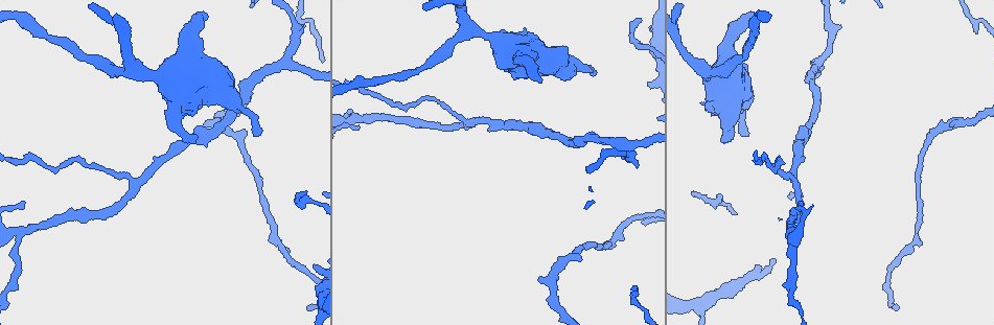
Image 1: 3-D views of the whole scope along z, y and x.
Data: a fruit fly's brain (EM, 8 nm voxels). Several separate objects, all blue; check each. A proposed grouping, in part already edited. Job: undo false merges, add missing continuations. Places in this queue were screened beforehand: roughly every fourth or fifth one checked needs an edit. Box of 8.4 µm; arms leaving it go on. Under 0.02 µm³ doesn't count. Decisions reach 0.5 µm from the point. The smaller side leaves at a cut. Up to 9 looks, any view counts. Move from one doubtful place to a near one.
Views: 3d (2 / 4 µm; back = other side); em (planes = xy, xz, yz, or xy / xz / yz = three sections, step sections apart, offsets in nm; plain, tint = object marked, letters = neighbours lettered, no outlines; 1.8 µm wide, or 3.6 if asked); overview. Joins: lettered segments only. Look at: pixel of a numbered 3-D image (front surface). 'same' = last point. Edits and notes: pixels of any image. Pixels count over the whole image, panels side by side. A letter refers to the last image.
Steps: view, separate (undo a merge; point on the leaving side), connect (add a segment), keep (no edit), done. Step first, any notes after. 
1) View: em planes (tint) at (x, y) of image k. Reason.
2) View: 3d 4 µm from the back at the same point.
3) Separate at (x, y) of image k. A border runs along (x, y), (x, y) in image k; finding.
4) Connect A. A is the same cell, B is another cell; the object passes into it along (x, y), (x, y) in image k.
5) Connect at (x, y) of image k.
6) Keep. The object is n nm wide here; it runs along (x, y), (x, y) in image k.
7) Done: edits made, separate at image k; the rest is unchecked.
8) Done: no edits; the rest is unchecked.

View: em planes (letters) at (648, 82) of image 1.

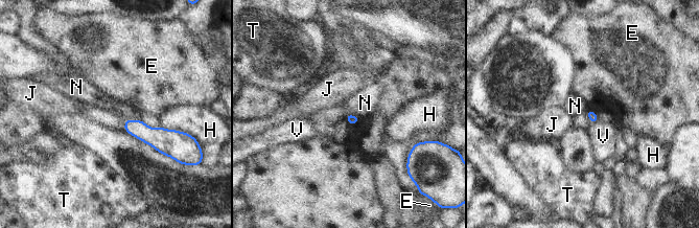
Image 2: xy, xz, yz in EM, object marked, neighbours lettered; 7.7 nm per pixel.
Keep. E, H, J, N, T and V are other cells; a border runs along (140, 118), (124, 120) in image 2; none of them fits.

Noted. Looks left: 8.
View: 3d 4 µm at (748, 136) of image 1. Branch stops here.

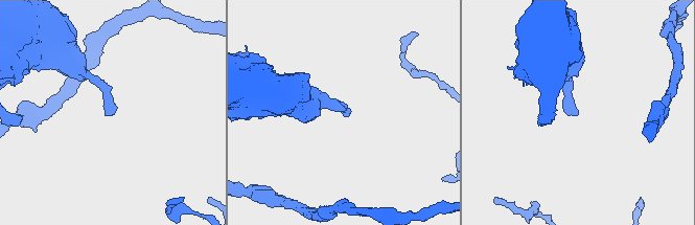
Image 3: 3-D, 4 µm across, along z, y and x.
View: em planes (letters) at (111, 115) of image 3.

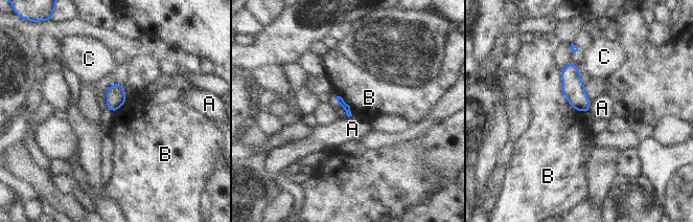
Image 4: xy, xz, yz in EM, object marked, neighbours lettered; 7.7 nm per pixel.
Keep. A, B and C are other cells; a border runs along (560, 70), (561, 92), (584, 112) in image 4; none of them fits.

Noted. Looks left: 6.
View: 3d 2 µm from the back at (524, 126) of image 1. A narrow waist.

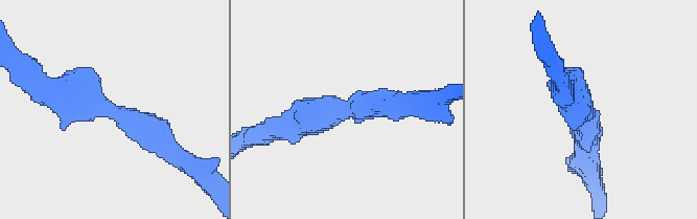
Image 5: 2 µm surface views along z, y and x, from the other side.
View: em planes (letters) at (108, 111) of image 5. The arms are 200, 200 nm wide; now the EM.

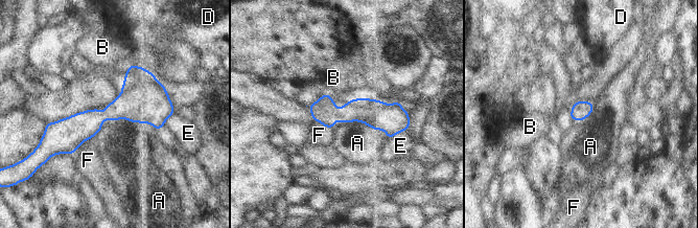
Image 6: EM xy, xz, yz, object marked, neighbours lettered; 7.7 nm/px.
Keep. The object is 140 nm wide here; A, B, D, E and F are other cells; continuous, no second cell.

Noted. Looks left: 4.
View: em planes (plain) at (796, 186) of image 1. Abrupt turn.

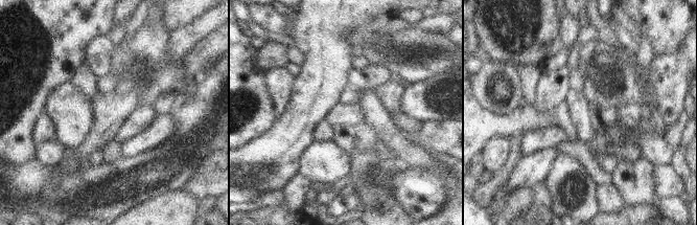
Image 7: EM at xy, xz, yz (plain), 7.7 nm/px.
View: em planes (letters) at the same point. What lies round it.

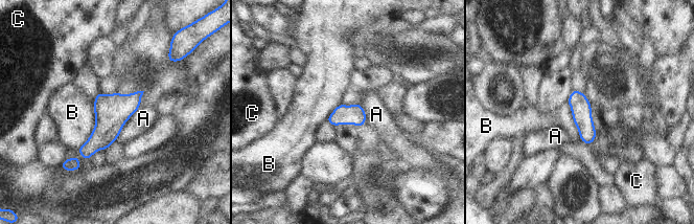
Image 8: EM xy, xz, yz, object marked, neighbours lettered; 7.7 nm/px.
Keep. A, B and C are other cells; continuous, no second cell.

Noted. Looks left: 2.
Done: no edits; the rest is unchecked.

